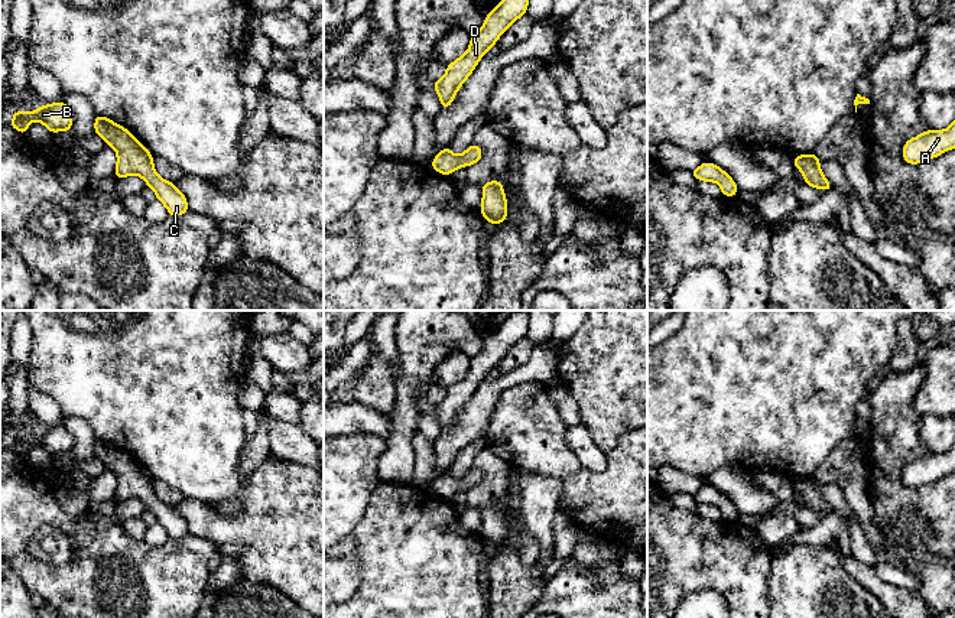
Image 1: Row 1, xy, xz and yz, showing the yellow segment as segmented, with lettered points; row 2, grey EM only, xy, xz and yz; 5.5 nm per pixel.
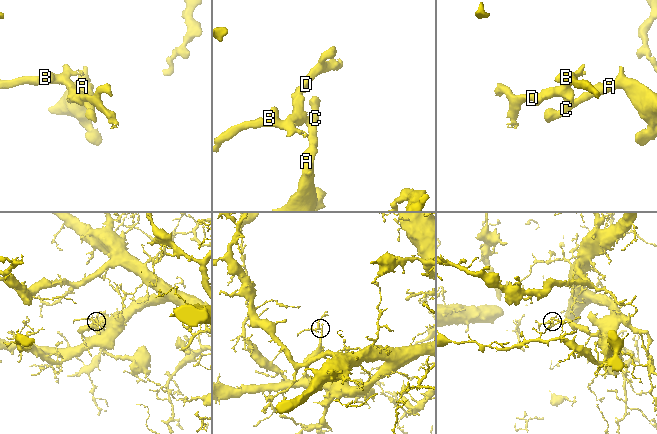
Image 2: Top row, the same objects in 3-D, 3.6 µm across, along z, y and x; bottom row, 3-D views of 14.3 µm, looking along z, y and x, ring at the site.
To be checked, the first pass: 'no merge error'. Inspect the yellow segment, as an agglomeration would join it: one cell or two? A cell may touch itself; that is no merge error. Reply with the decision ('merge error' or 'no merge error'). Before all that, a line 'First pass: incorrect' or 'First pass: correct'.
First pass: correct
no merge error

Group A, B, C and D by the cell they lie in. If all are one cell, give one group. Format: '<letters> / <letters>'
A B C D

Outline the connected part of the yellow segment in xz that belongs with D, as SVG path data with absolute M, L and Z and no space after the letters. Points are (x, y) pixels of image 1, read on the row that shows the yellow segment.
M501 0L497 7L485 16L483 27L471 33L468 51L446 65L445 75L432 84L439 95L442 110L446 110L452 104L459 87L509 26L526 14L527 6L529 0Z

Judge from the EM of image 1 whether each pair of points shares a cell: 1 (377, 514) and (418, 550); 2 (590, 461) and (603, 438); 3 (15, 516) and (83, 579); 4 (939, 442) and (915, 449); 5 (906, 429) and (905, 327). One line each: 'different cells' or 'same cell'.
1: same cell
2: different cells
3: same cell
4: different cells
5: different cells

